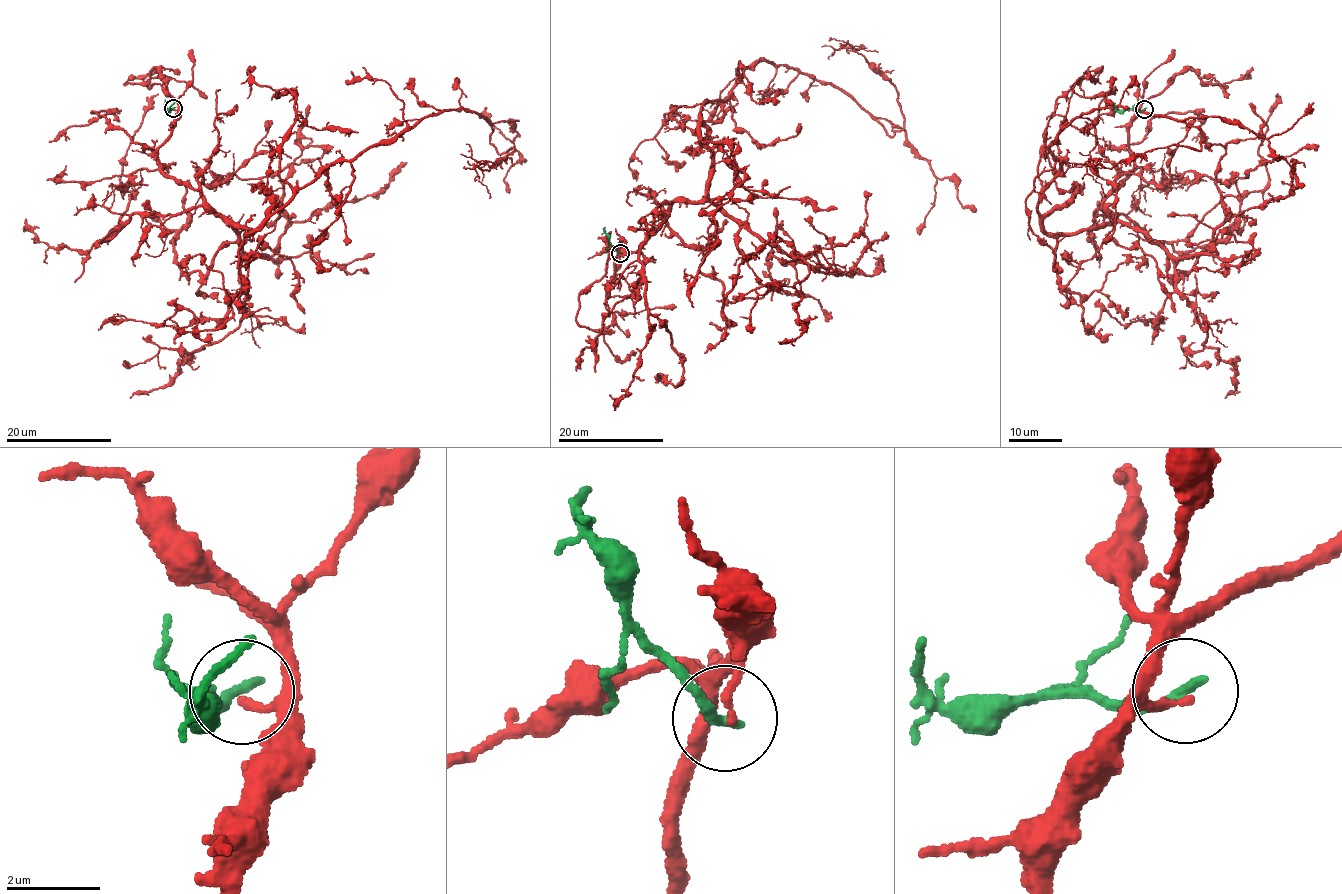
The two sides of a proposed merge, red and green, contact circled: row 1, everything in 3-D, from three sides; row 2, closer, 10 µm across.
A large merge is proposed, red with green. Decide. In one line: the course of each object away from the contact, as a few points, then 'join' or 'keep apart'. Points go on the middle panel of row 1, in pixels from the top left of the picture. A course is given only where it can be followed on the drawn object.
red via (620, 253), (705, 196), (703, 105), (739, 69), (812, 74), (904, 128), (888, 79), (828, 40) | green via (620, 253), (609, 241), (605, 227) | keep apart

